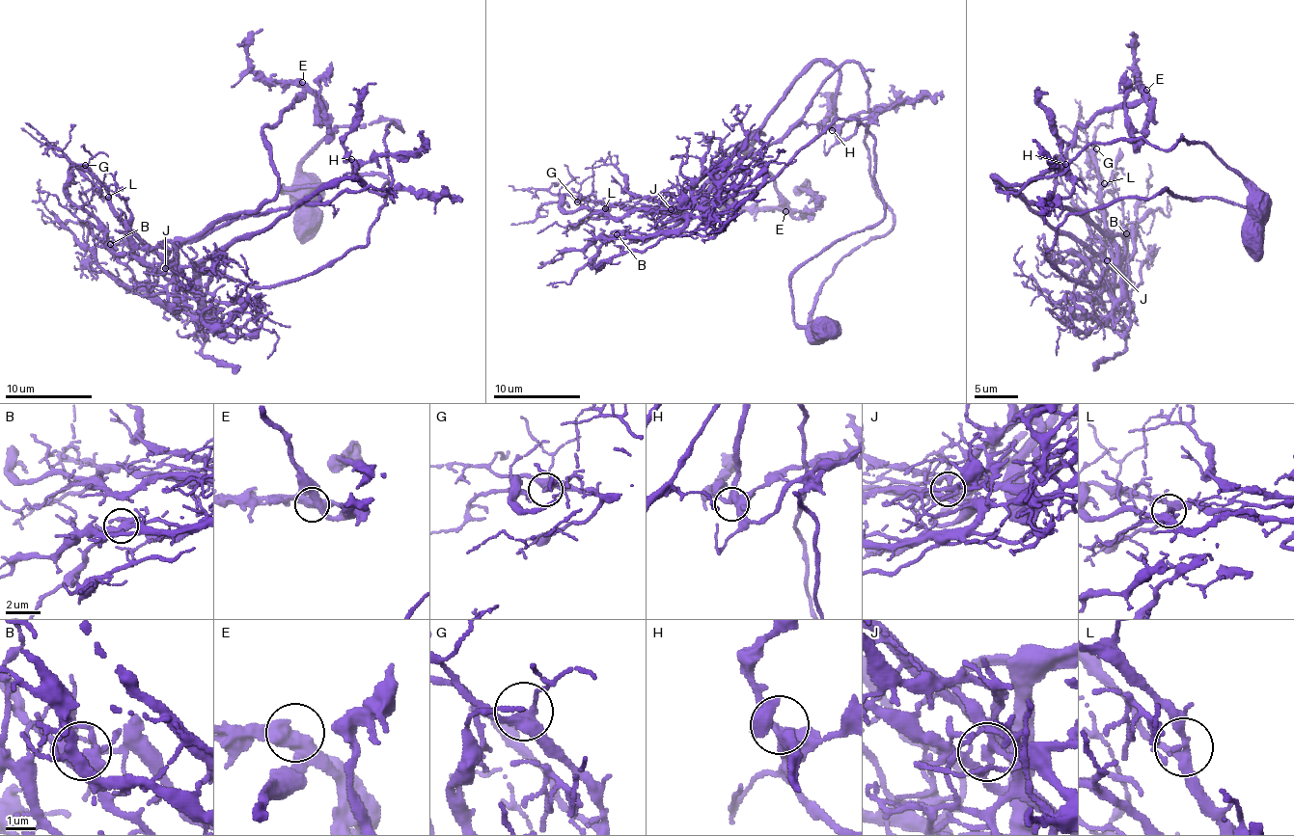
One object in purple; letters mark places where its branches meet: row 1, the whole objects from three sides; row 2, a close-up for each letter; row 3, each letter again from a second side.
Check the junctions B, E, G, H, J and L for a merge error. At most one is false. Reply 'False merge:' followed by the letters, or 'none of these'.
False merge: J

